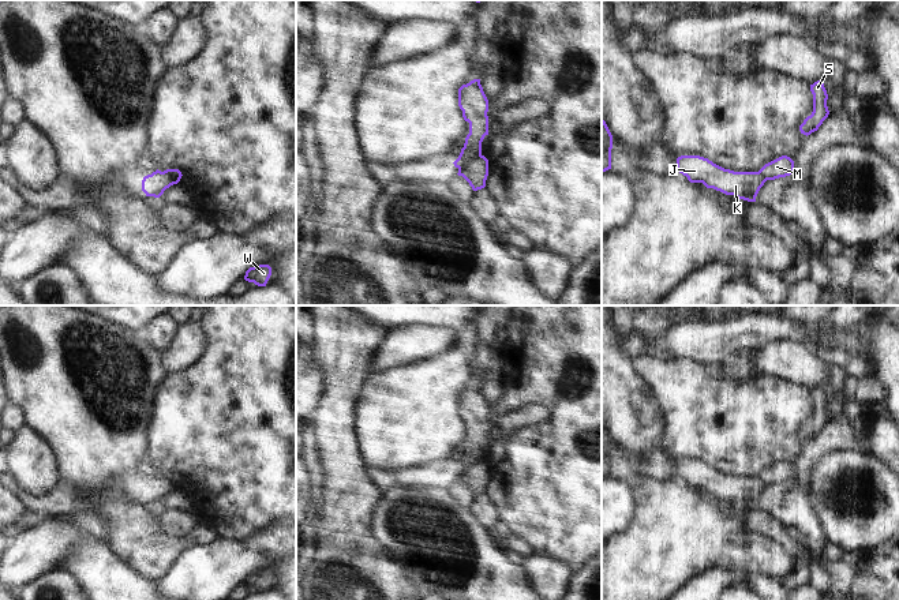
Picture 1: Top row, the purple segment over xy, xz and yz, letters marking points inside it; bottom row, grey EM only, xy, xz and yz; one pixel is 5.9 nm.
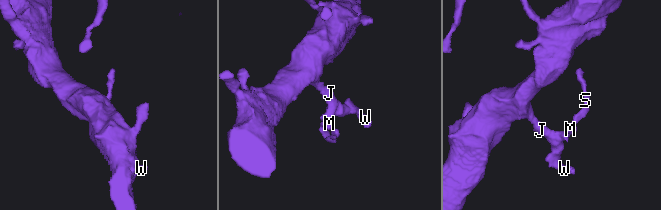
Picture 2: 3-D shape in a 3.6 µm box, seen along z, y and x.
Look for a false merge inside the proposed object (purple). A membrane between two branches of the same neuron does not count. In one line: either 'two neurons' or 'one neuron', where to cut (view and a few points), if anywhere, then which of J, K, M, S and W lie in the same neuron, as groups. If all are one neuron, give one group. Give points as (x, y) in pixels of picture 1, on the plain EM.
two neurons; cut in xz along (480, 460), (467, 465), (459, 473); J K W / M S

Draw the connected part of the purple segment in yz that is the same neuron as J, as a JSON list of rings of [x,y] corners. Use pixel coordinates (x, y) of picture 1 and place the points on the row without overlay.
[[[700,461],[678,462],[675,477],[686,481],[690,488],[703,488],[707,494],[748,507],[756,507],[760,494],[767,487],[760,477],[734,477]]]

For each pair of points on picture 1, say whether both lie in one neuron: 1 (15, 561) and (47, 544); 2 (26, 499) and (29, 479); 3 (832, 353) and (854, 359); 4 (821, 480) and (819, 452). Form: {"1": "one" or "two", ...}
{"1": "one", "2": "two", "3": "one", "4": "two"}

